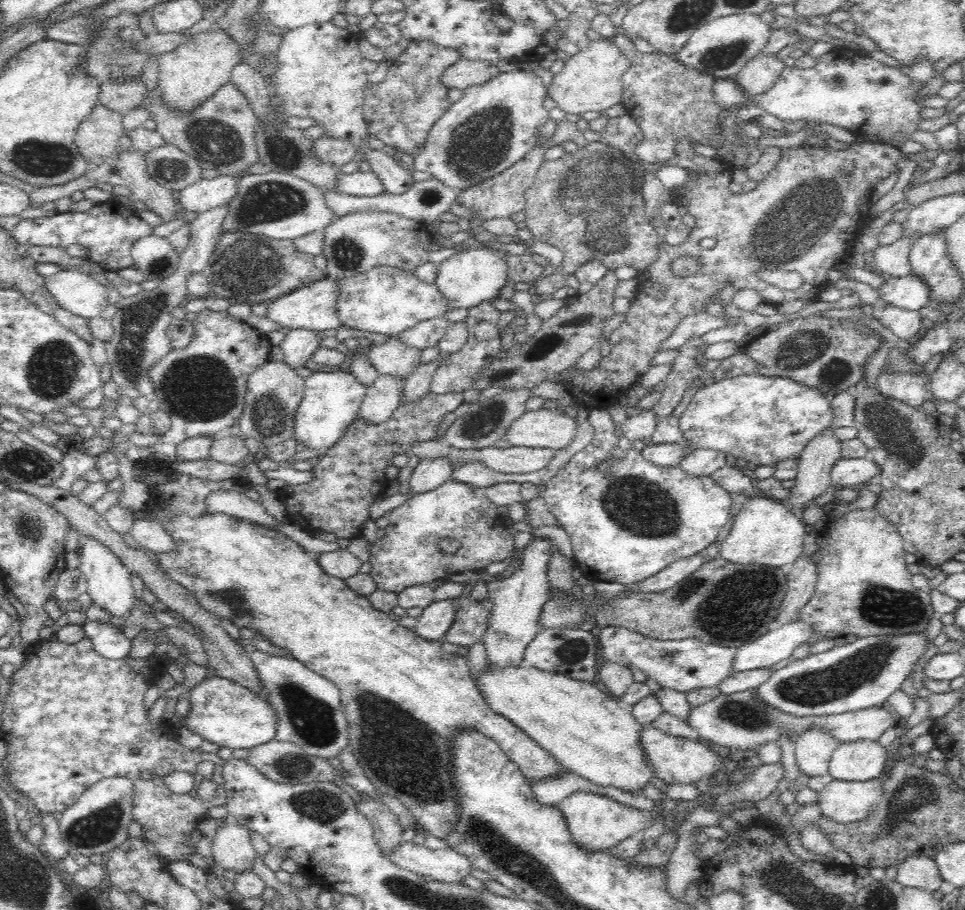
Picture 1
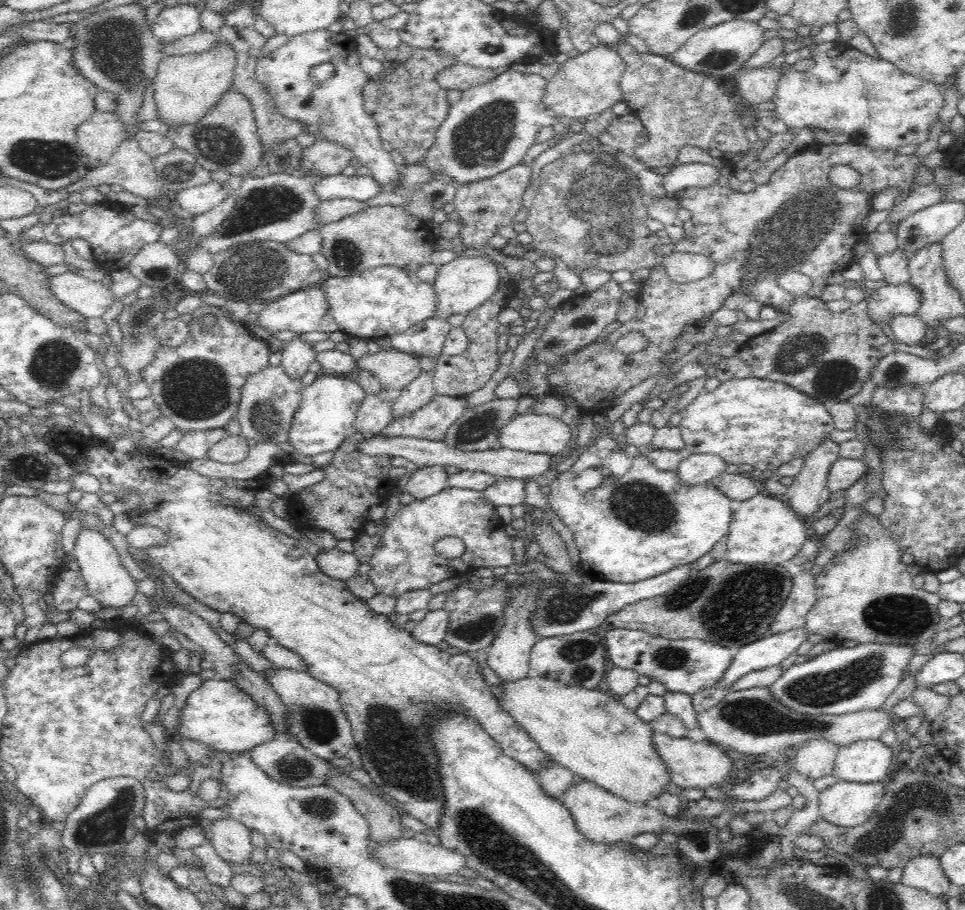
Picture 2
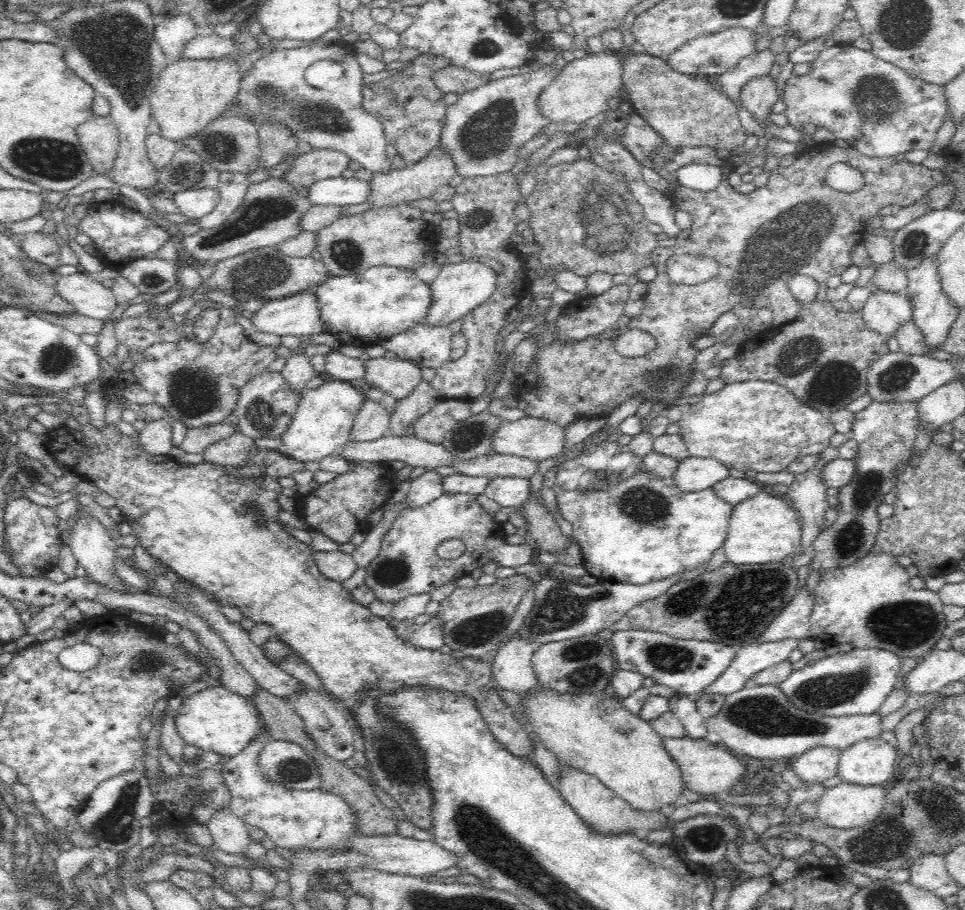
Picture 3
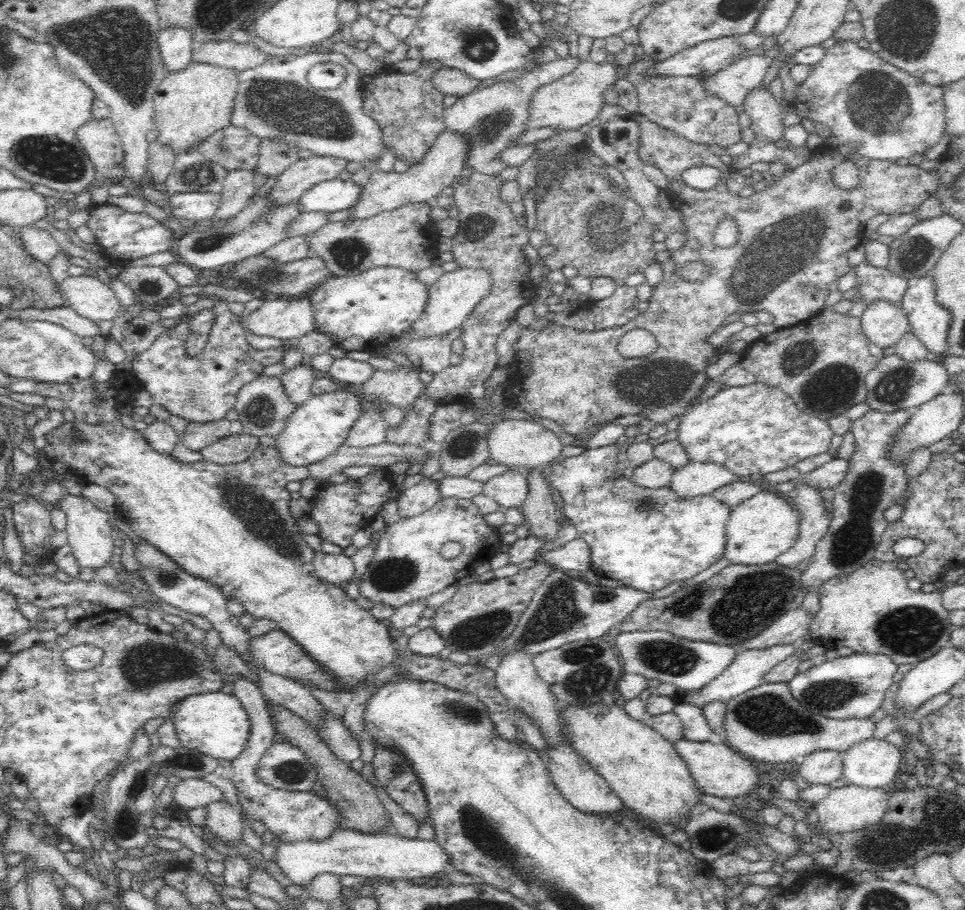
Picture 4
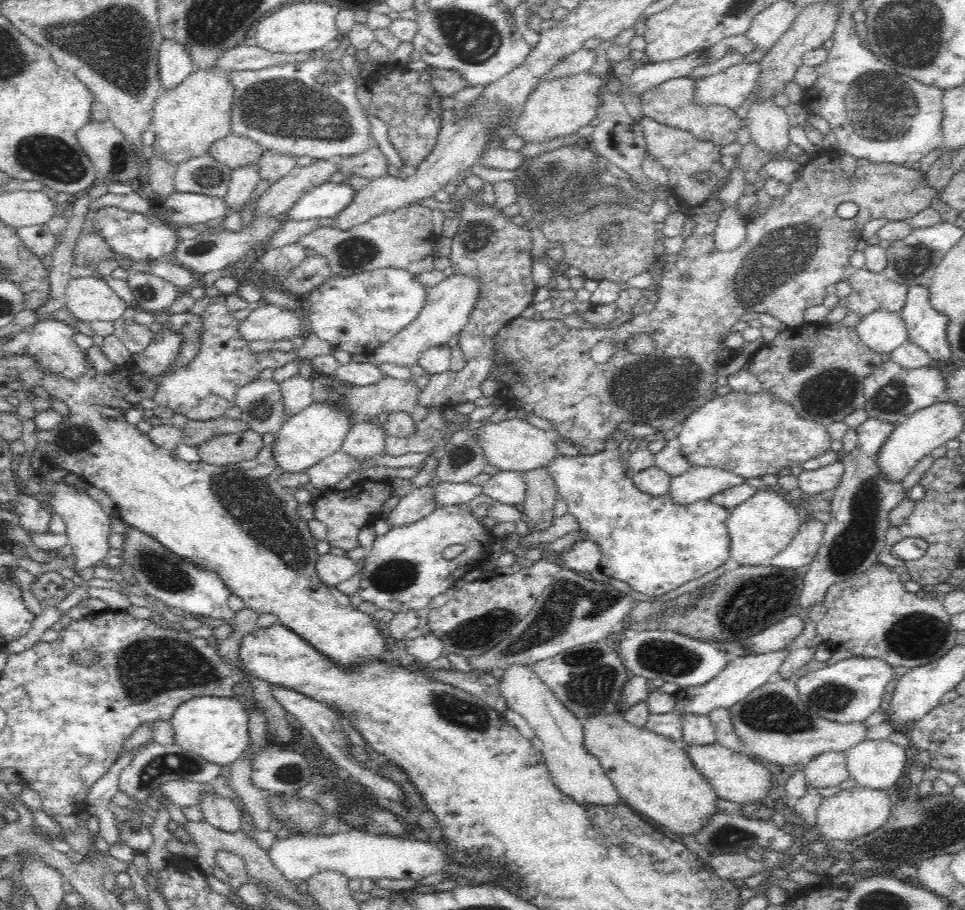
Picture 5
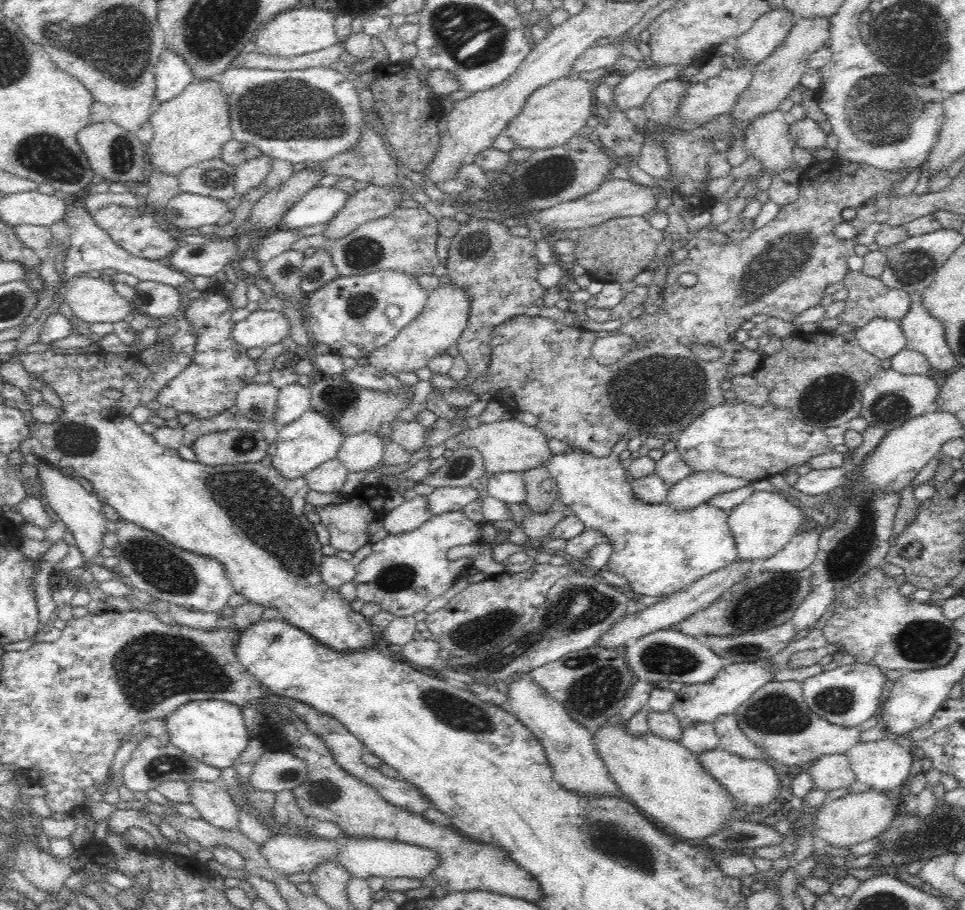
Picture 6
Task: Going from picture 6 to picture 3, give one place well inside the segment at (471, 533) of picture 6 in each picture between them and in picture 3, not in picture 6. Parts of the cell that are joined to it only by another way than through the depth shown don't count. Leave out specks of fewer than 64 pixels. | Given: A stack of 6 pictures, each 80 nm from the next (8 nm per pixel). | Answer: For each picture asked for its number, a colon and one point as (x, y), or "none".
3: (407, 564)
4: (407, 566)
5: (404, 570)

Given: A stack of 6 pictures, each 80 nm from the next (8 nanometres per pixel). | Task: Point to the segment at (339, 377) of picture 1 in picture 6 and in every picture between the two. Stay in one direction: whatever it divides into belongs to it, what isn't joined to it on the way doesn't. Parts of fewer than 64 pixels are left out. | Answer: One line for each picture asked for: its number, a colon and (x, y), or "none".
2: (324, 420)
3: (320, 426)
4: (314, 432)
5: (303, 441)
6: (307, 444)

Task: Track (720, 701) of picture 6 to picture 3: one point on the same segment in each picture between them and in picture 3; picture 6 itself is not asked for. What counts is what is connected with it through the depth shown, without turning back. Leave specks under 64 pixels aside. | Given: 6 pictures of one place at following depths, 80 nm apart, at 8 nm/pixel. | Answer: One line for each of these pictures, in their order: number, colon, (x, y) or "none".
3: (749, 660)
4: (748, 669)
5: (737, 679)

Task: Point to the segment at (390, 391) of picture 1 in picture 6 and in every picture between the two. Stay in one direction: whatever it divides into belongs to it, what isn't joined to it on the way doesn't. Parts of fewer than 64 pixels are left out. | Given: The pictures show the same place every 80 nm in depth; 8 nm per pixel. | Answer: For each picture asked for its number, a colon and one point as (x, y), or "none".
2: (375, 413)
3: (372, 422)
4: (370, 429)
5: (366, 441)
6: (362, 452)

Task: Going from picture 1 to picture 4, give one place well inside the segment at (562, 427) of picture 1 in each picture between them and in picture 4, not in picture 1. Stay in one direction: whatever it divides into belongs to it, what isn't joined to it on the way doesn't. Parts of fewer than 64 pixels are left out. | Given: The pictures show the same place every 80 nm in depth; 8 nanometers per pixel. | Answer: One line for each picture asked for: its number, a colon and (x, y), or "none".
2: (532, 433)
3: (538, 439)
4: (515, 443)

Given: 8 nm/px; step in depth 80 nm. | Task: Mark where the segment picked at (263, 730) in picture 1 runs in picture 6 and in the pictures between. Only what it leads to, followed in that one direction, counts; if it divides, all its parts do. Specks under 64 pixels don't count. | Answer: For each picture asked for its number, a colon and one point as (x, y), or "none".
2: (219, 715)
3: (216, 720)
4: (215, 724)
5: (217, 729)
6: (212, 731)

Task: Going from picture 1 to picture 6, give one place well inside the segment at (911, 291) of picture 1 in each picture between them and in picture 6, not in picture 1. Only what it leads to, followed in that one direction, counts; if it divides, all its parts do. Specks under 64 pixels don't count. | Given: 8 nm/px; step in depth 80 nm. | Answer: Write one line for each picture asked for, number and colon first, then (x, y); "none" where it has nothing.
2: (887, 302)
3: (884, 313)
4: (884, 324)
5: (882, 331)
6: (882, 338)

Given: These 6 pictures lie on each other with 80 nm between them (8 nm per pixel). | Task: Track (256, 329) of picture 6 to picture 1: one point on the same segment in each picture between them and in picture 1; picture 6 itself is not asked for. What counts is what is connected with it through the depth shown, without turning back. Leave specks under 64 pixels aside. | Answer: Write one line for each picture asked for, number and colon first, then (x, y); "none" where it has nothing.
1: (313, 307)
2: (306, 310)
3: (296, 315)
4: (273, 317)
5: (272, 323)

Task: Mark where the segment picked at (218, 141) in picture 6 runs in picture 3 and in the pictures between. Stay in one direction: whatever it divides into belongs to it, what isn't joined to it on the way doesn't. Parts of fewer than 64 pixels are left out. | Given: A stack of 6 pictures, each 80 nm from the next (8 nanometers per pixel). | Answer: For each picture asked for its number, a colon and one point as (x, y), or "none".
3: (190, 95)
4: (191, 106)
5: (187, 121)

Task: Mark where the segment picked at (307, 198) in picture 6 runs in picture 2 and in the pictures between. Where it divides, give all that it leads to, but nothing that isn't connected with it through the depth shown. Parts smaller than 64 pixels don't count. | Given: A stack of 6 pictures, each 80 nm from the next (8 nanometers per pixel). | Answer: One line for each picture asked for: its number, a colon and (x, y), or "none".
2: (358, 188)
3: (340, 191)
4: (335, 195)
5: (326, 201)

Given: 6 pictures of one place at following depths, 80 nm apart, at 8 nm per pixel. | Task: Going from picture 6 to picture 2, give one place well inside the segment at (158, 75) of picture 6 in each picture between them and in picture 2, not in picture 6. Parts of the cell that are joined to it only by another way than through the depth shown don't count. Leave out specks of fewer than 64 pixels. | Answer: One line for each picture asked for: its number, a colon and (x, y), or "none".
2: (173, 24)
3: (172, 34)
4: (175, 45)
5: (174, 65)

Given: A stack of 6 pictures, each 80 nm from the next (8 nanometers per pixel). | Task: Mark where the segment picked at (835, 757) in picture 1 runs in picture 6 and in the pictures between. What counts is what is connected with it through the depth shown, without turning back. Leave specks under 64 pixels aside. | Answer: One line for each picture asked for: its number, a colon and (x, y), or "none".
2: (866, 761)
3: (872, 762)
4: (873, 763)
5: (872, 764)
6: (883, 765)

